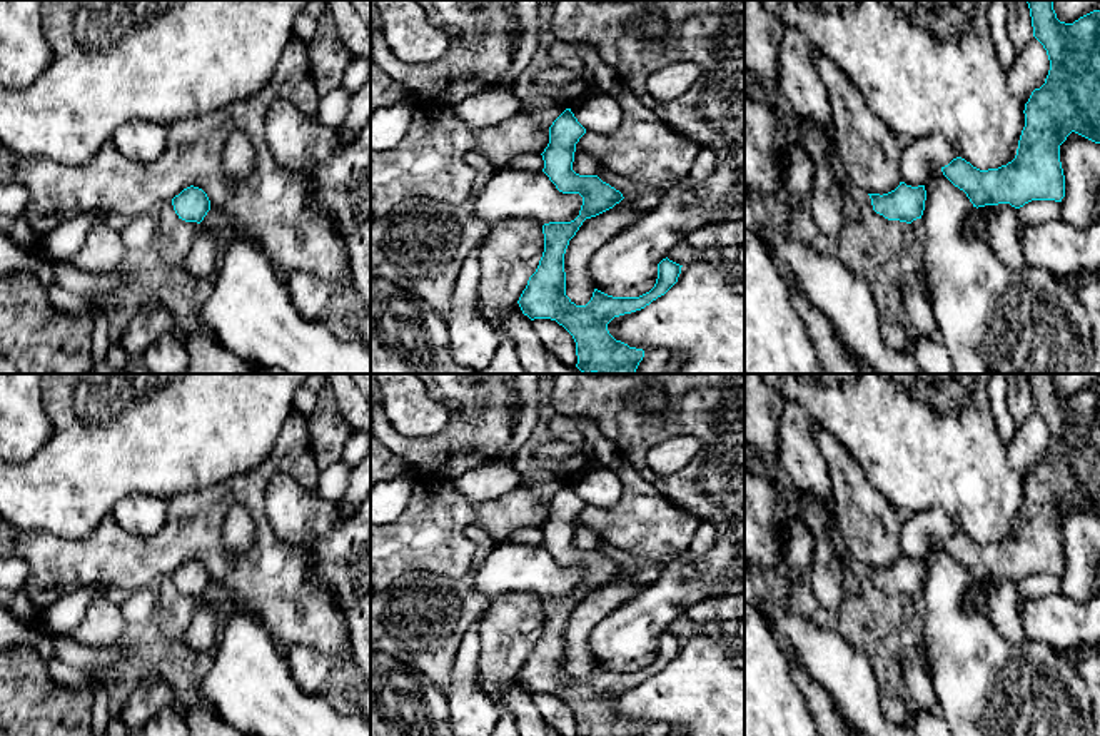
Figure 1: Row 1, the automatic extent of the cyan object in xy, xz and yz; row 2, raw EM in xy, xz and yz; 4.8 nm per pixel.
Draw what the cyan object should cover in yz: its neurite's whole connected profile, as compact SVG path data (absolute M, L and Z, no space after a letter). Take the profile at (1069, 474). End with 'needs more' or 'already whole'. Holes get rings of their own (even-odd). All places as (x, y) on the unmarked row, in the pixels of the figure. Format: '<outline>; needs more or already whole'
M1027 374L1033 411L1043 419L1050 434L1045 457L1035 462L1025 477L1025 501L1017 529L1007 539L980 544L961 531L941 541L943 549L966 567L973 581L1010 577L1015 582L1032 574L1062 576L1065 549L1060 519L1075 506L1100 517L1100 384L1093 384L1073 397L1057 392L1053 374Z; already whole

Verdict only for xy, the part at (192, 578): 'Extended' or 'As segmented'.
As segmented

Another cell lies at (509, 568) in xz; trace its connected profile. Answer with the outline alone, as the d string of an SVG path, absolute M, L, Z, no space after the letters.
M497 542L474 571L476 591L486 597L501 594L571 596L583 571L563 567L544 546Z

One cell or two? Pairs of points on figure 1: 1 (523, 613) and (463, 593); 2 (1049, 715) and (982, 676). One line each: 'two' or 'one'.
1: two
2: one

